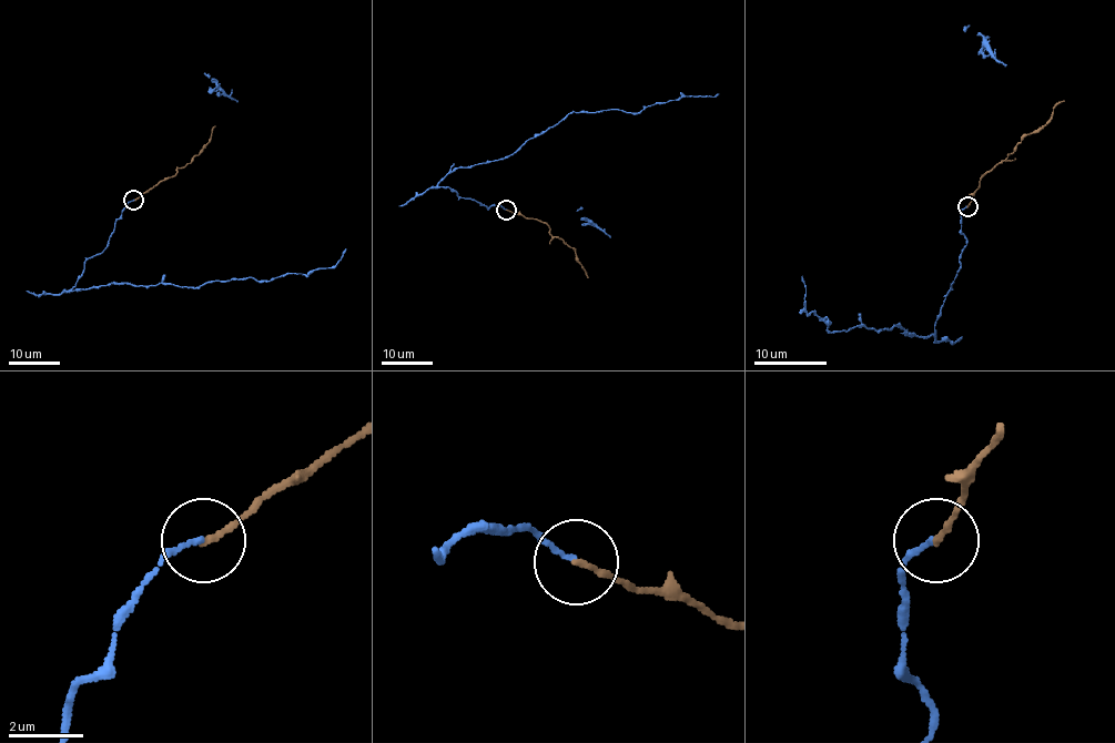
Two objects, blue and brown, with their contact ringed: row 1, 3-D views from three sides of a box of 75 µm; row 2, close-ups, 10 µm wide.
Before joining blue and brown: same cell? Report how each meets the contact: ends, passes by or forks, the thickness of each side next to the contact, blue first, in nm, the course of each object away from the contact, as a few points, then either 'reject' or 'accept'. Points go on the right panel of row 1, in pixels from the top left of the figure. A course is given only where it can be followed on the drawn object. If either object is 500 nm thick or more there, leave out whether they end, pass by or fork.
blue ends; brown ends; calibres 120 and 160 nm; course blue (965, 206), (960, 268), (934, 336), (908, 334), (900, 325), (829, 331), (827, 317), (806, 306), (801, 275); course brown (967, 206), (984, 175), (1006, 161), (1026, 135), (1037, 131), (1050, 119), (1053, 108), (1064, 100); accept

